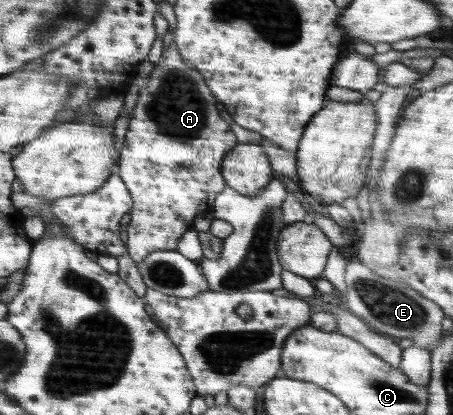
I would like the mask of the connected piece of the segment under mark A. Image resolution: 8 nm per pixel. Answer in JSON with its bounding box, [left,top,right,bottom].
[118,44,238,265]

